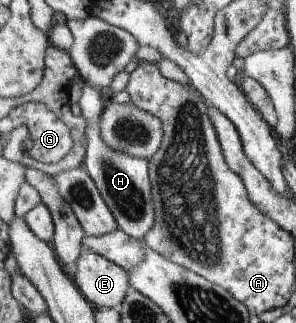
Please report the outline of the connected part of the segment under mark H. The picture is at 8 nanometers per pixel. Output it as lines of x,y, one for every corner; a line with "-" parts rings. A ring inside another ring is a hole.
85,82
84,94
79,104
87,123
87,151
84,166
94,178
107,205
114,211
119,229
141,241
149,235
151,228
154,228
156,218
150,180
150,160
120,152
107,145
102,134
102,117
106,107
101,99
99,87

